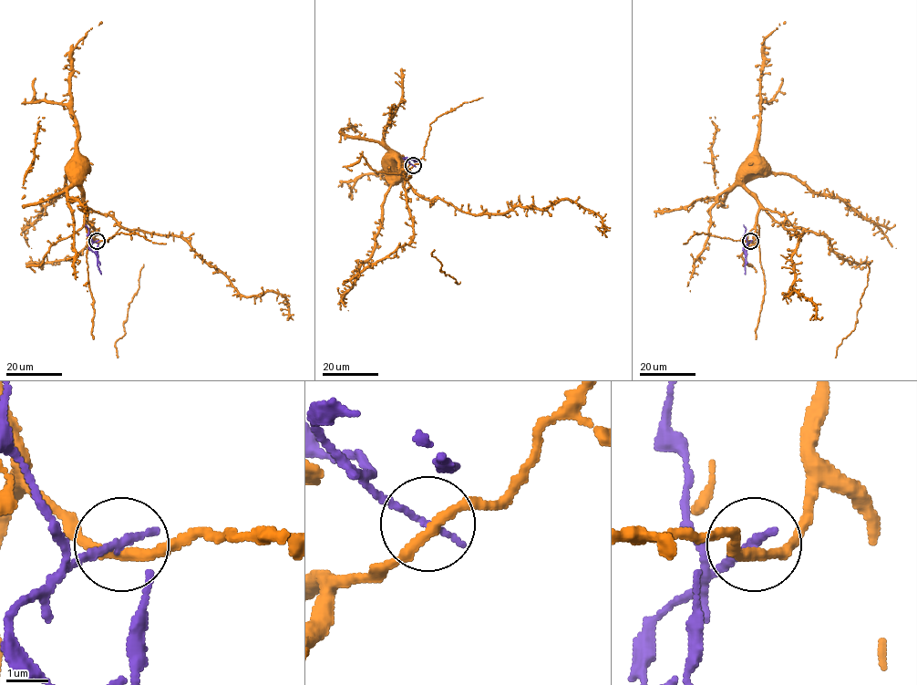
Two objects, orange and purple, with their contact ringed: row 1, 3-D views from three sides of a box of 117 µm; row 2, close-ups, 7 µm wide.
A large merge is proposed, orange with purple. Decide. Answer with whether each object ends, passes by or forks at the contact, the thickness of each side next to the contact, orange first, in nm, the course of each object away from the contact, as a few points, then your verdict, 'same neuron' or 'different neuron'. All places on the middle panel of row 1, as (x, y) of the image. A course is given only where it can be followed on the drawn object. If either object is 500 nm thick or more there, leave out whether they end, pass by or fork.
orange passes by; purple ends; calibres 240 and 200 nm; course orange (413, 165), (401, 172), (428, 200), (471, 213), (502, 214), (569, 199), (596, 212), (607, 236); course purple (413, 165), (406, 159), (418, 160); different neuron

